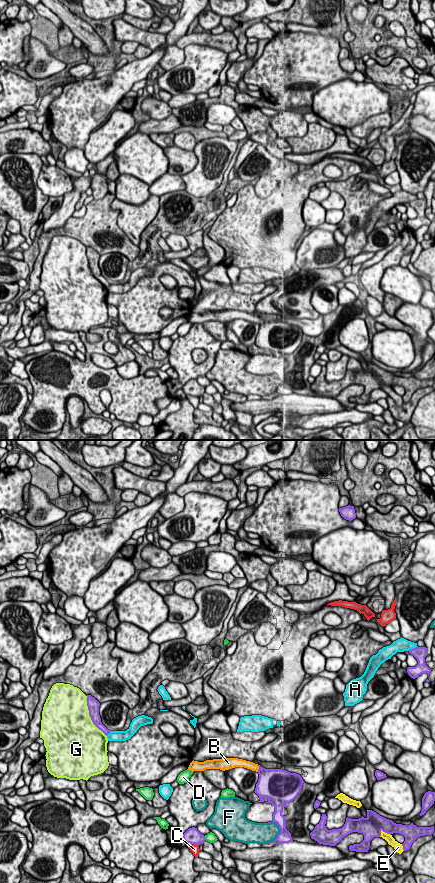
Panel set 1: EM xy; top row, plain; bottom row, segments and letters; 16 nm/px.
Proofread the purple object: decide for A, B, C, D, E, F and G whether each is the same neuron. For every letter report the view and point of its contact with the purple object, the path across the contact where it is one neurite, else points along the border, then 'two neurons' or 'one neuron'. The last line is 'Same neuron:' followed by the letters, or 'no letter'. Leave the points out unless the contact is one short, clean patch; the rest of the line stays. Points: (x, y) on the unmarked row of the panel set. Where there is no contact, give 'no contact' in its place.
A: meets purple in xy at (413, 200); two neurons
B: meets purple in xy at (259, 320); border along xy (257, 317), (258, 323); two neurons
C: meets purple in xy at (192, 395); two neurons
D: meets purple in xy at (204, 390); two neurons
E: meets purple in xy at (385, 384); two neurons
F: meets purple in xy at (280, 384); two neurons
G: meets purple in xy at (89, 267); two neurons
Same neuron: no letter

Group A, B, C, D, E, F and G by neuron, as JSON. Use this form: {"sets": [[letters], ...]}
{"sets": [["A"], ["B"], ["C"], ["D"], ["E"], ["F"], ["G"]]}

